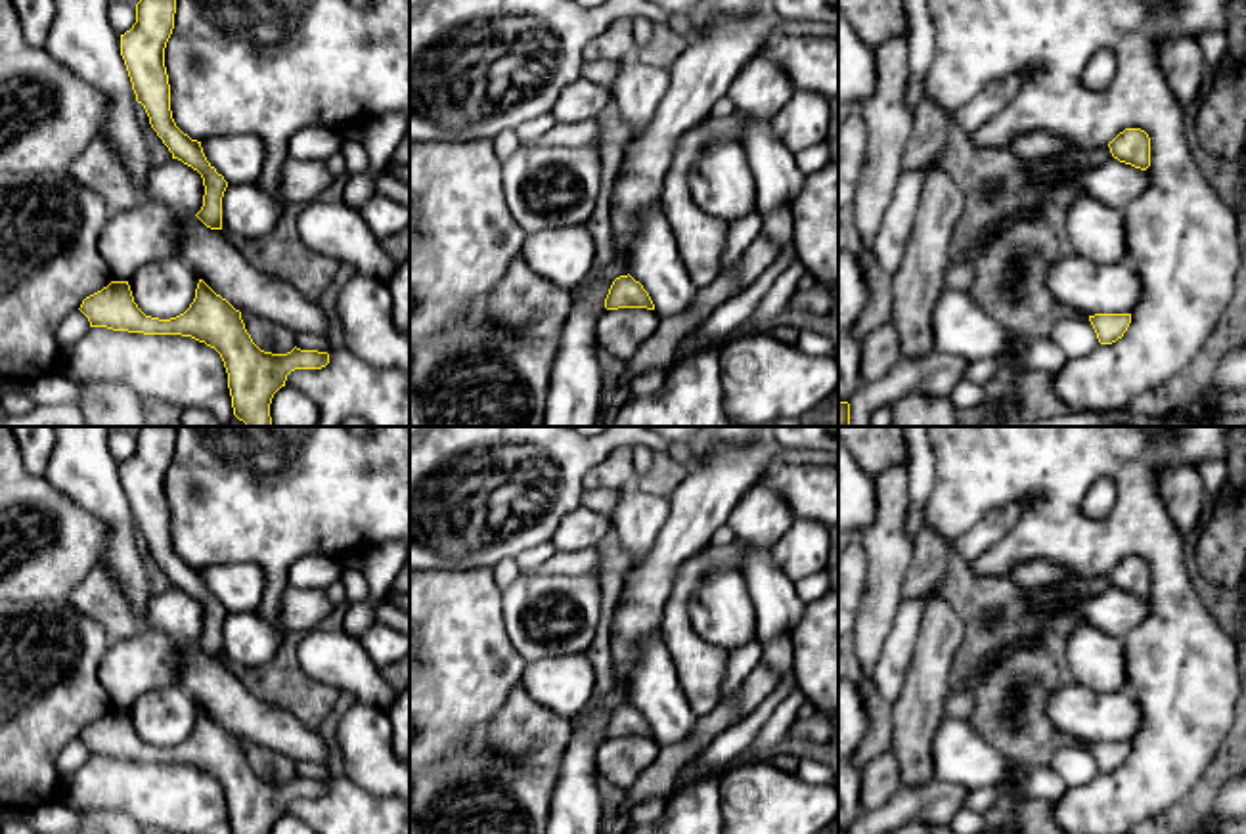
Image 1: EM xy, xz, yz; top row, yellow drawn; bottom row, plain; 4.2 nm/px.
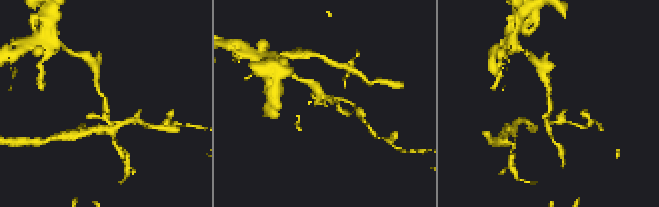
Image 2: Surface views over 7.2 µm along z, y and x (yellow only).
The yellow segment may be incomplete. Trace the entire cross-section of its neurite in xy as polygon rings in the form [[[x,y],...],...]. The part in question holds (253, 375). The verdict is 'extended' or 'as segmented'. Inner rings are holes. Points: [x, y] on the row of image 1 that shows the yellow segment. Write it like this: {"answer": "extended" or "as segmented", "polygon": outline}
{"answer": "as segmented", "polygon": [[[203,279],[189,308],[170,319],[145,316],[134,302],[128,281],[111,281],[86,296],[78,308],[90,327],[144,335],[182,335],[214,348],[228,373],[234,415],[245,427],[274,427],[270,404],[295,369],[322,369],[327,352],[293,348],[287,354],[260,350],[245,329],[241,312]]]}

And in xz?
{"answer": "as segmented", "polygon": [[[628,274],[612,281],[609,295],[605,298],[605,308],[607,310],[618,310],[618,308],[655,310],[655,304],[649,293],[643,289],[643,285]]]}

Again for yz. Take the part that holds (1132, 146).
{"answer": "as segmented", "polygon": [[[1125,128],[1110,143],[1110,153],[1120,163],[1146,170],[1150,166],[1150,138],[1141,128]]]}

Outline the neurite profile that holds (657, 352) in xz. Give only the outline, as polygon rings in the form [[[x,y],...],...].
[[[762,231],[745,251],[735,268],[720,274],[712,283],[699,289],[693,306],[683,316],[660,319],[656,333],[626,362],[626,369],[618,377],[618,388],[628,386],[635,375],[647,369],[668,371],[676,363],[674,354],[678,344],[704,323],[718,306],[752,285],[775,258],[777,249]]]

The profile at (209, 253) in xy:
[[[197,216],[178,218],[174,256],[241,314],[253,314],[293,333],[325,335],[327,318],[318,302],[249,264],[228,233],[207,228]]]

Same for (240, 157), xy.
[[[255,134],[216,136],[201,142],[211,166],[228,184],[255,184],[264,166],[264,142]]]

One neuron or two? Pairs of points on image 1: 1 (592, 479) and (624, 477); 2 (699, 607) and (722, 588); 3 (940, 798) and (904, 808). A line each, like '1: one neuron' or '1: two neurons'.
1: one neuron
2: one neuron
3: one neuron

